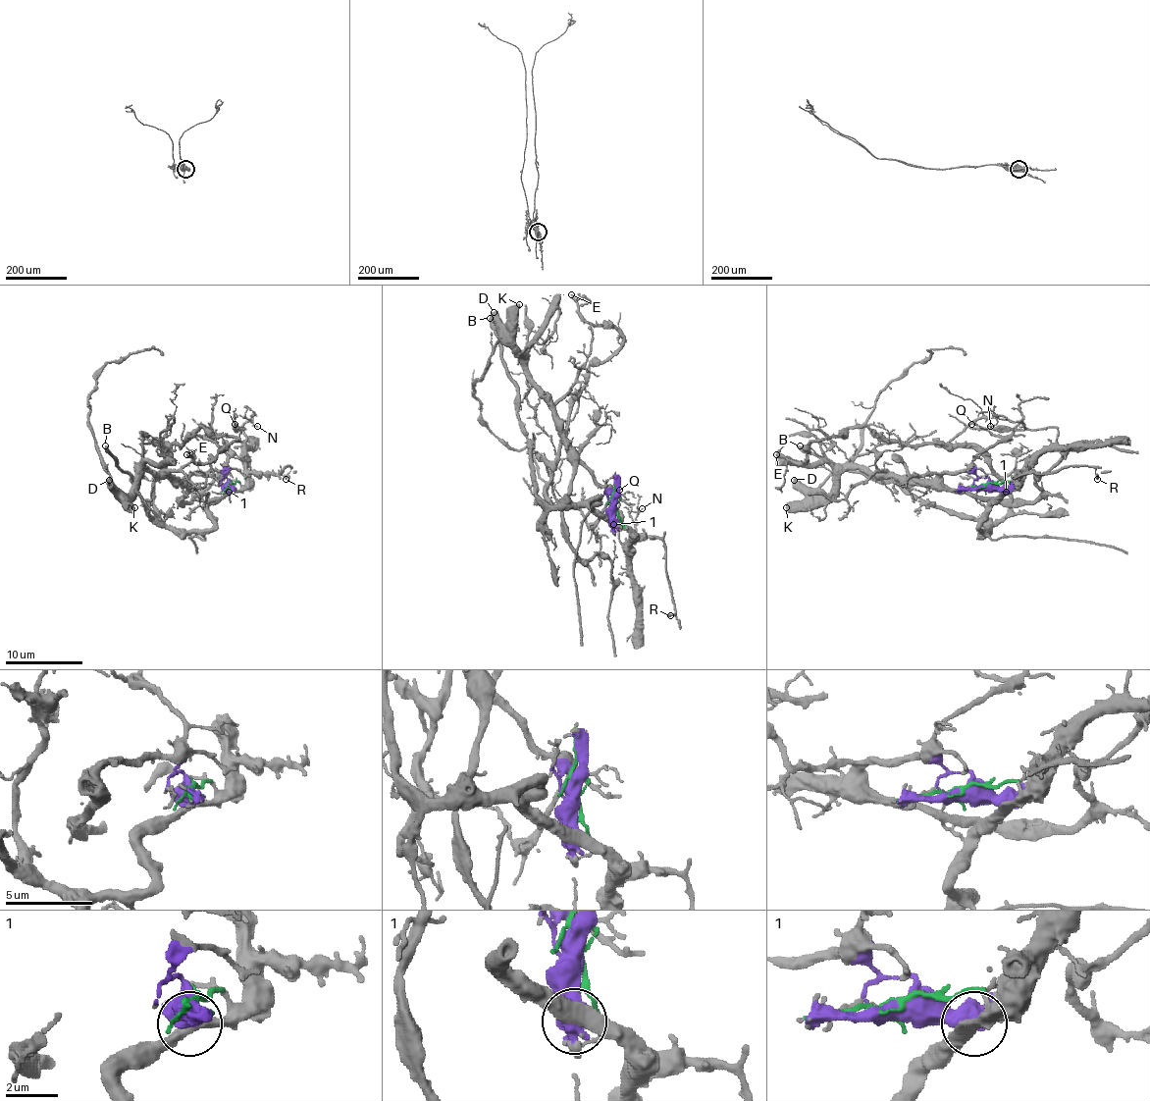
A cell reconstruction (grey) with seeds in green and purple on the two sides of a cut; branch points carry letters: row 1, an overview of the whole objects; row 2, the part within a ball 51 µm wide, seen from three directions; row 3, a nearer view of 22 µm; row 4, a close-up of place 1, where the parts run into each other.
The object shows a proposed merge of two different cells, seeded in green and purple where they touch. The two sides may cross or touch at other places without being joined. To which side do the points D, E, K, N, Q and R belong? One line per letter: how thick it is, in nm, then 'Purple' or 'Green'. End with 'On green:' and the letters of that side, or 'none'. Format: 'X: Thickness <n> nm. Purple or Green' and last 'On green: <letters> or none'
D: Thickness 500 nm. Purple
E: Thickness 400 nm. Green
K: Thickness 480 nm. Purple
N: Thickness 130 nm. Green
Q: Thickness 160 nm. Green
R: Thickness 240 nm. Green
On green: E, N, Q, R

